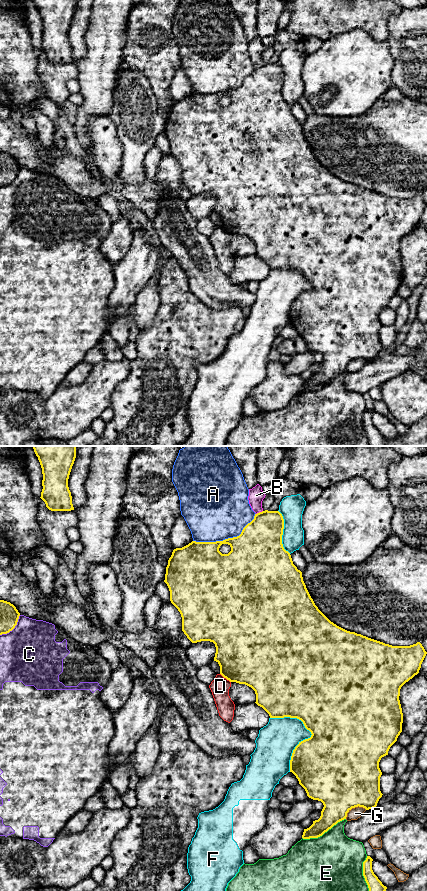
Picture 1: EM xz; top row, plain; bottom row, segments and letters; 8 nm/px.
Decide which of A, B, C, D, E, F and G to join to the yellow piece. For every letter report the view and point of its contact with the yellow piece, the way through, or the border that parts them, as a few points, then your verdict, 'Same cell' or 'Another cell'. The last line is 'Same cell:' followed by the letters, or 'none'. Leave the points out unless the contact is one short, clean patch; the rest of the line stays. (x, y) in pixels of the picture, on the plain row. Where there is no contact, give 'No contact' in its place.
A: Touches yellow at xz (226, 91). Another cell
B: Touches yellow at xz (259, 64). Another cell
C: Touches yellow at xz (13, 180). Another cell
D: Touches yellow at xz (225, 229). Another cell
E: Touches yellow at xz (323, 385). Another cell
F: Touches yellow at xz (311, 285). Another cell
G: Touches yellow at xz (354, 359). Another cell
Same cell: none

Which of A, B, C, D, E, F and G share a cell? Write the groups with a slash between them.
A / B / C / D / E / F / G

